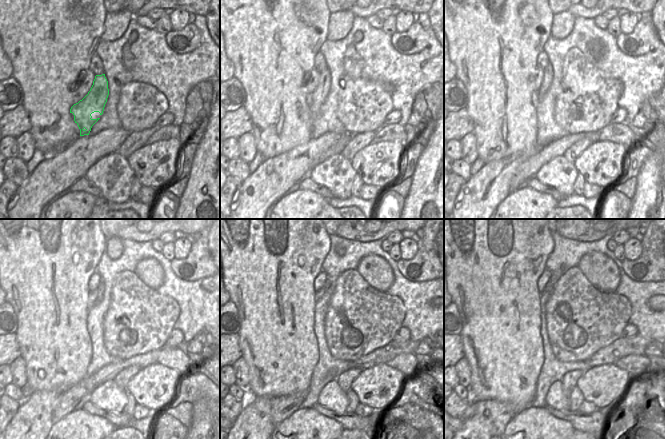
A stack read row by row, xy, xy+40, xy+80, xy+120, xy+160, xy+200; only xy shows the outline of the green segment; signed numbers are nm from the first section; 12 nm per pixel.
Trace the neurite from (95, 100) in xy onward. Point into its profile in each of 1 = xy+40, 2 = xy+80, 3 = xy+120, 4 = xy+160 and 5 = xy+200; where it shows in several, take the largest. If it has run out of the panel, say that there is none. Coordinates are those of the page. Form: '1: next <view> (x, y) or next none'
1: next xy+40 (319, 95)
2: next xy+80 (548, 71)
3: next xy+120 (100, 290)
4: next xy+160 (329, 281)
5: next xy+200 (556, 275)

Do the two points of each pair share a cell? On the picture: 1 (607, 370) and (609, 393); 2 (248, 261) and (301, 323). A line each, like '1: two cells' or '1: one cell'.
1: two cells
2: one cell

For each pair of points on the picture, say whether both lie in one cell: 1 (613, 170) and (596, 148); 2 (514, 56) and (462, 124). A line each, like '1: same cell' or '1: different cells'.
1: different cells
2: different cells

